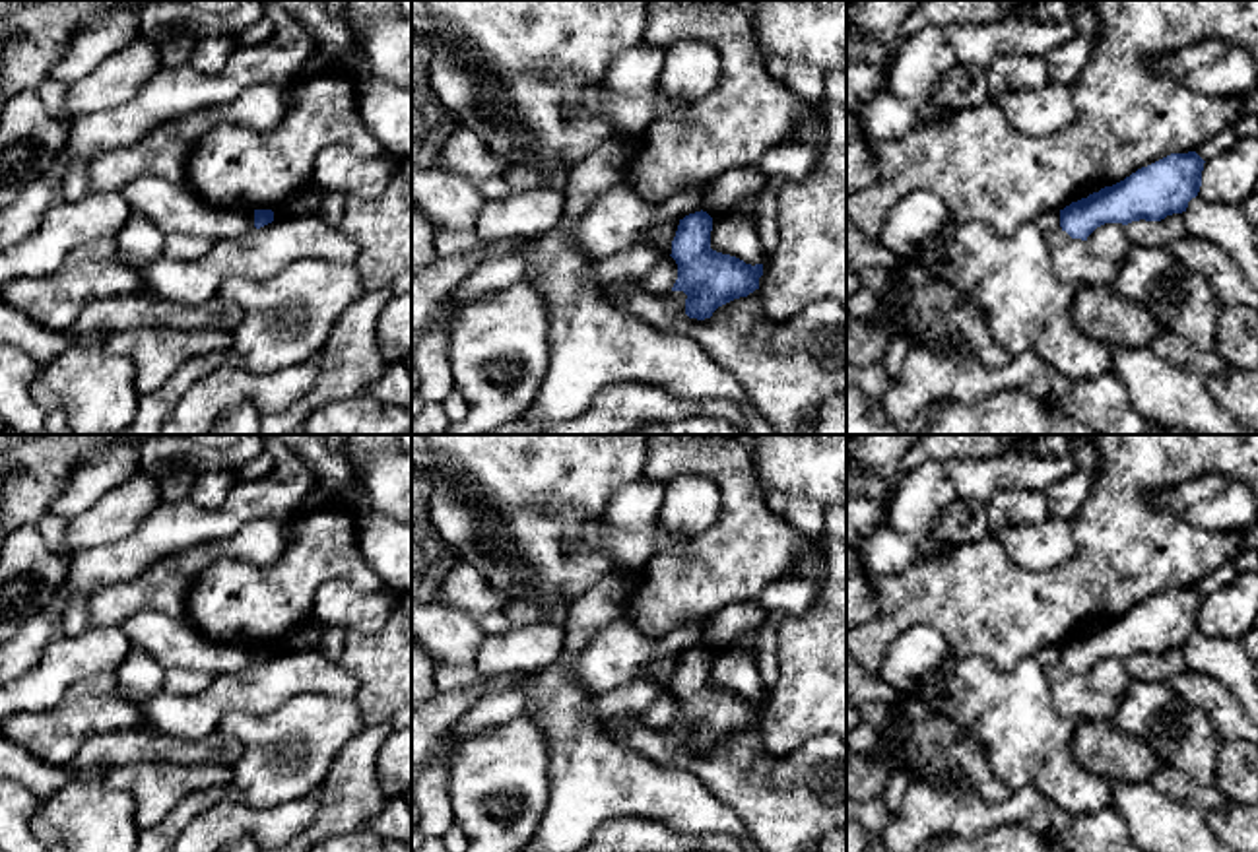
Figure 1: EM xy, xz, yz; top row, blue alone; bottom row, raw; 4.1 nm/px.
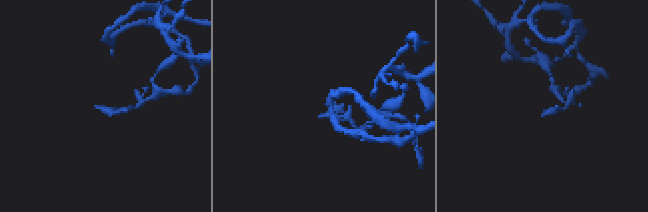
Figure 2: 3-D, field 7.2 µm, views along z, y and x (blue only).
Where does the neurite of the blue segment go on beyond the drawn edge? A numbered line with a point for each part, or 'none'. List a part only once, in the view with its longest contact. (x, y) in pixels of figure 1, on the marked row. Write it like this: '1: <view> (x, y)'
none

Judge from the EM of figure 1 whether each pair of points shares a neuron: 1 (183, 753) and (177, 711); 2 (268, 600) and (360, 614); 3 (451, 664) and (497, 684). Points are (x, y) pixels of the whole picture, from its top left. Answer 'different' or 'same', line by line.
1: different
2: different
3: different

